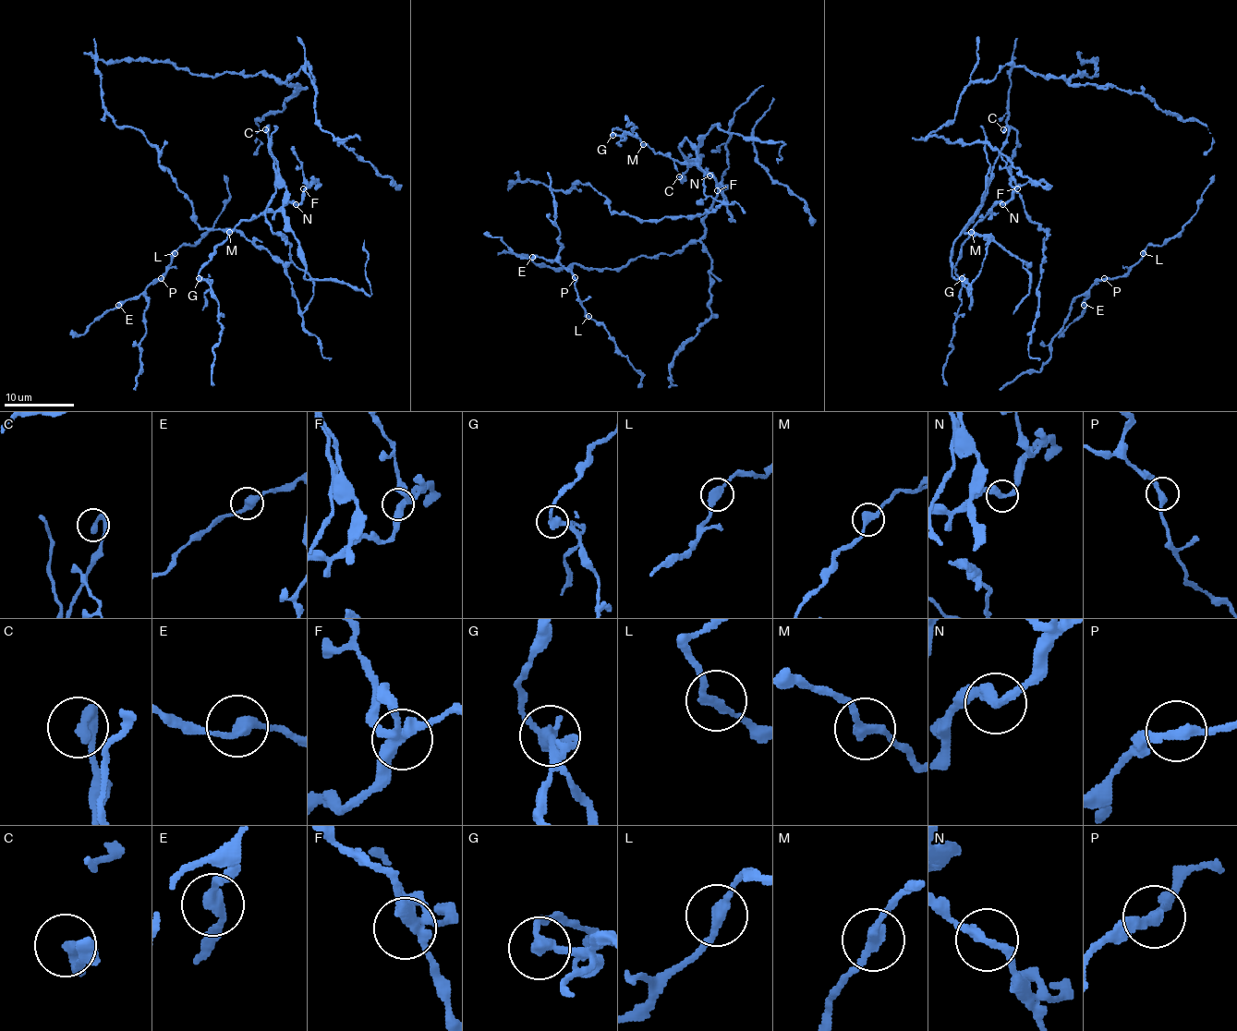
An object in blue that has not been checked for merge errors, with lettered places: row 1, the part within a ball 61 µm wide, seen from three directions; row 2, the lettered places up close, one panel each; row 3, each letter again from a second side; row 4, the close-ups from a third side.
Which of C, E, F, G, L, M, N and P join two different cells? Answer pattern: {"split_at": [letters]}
{"split_at": ["C"]}

